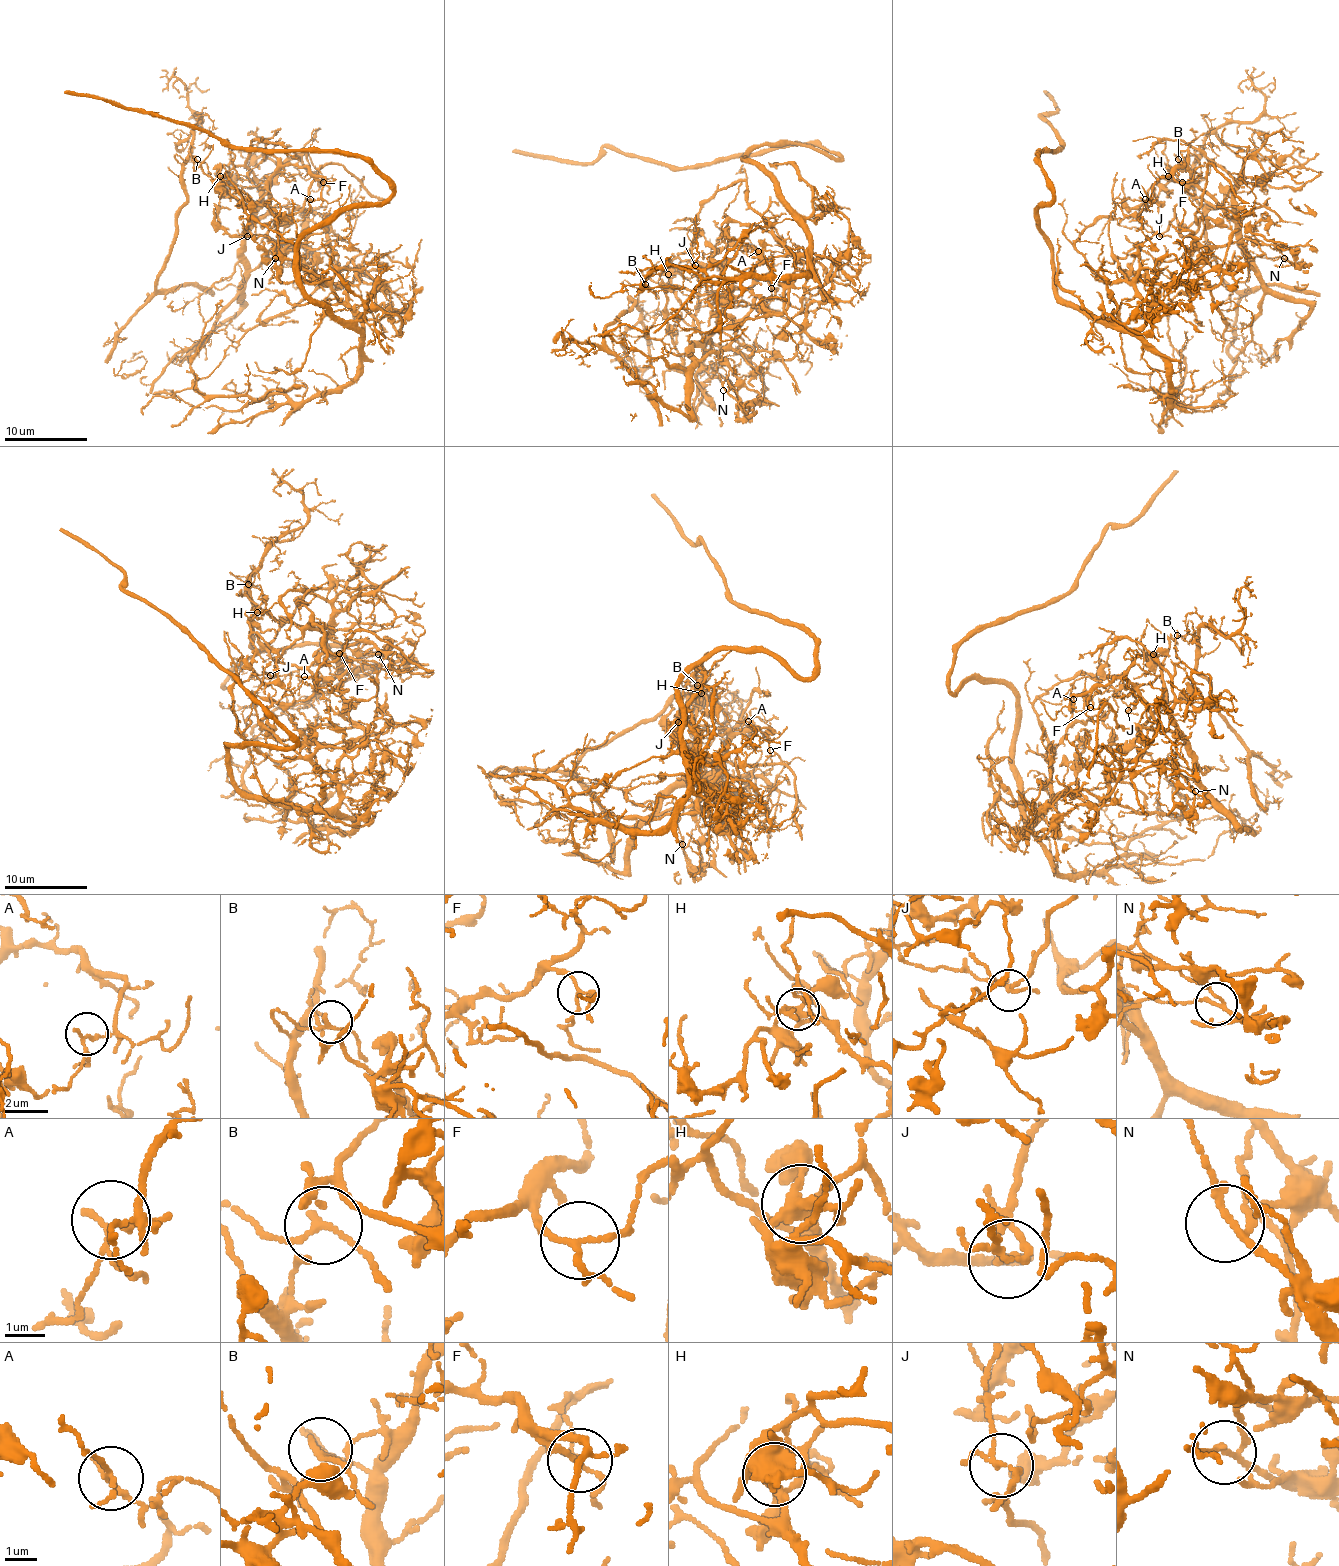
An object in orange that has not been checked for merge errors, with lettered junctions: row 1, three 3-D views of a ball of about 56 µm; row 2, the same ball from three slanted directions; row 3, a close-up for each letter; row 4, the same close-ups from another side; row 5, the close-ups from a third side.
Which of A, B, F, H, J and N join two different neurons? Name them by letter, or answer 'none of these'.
F, H, J

